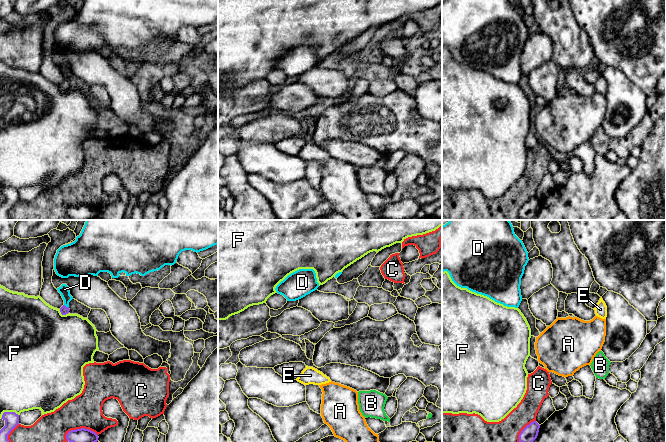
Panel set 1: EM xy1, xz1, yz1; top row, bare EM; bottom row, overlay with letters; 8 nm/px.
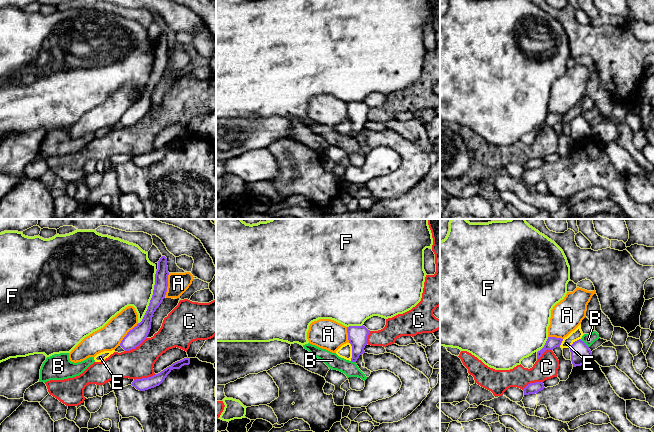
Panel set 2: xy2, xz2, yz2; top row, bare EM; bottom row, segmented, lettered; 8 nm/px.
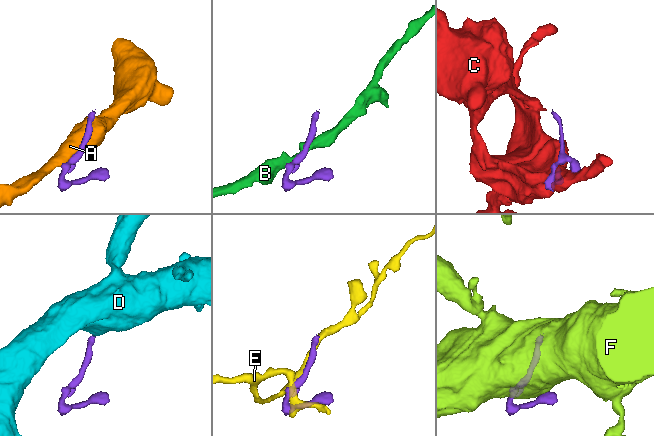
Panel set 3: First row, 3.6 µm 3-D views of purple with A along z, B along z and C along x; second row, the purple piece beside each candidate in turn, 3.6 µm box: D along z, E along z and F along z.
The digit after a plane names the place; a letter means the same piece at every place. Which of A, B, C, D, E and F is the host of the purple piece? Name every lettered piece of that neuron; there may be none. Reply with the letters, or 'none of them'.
D

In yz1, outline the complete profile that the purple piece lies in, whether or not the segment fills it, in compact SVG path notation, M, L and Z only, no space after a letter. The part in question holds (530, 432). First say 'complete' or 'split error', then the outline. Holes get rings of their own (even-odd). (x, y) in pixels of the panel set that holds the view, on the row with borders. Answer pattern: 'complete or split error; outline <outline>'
complete; outline M536 421L531 422L519 434L519 442L533 442L538 436L539 428Z

